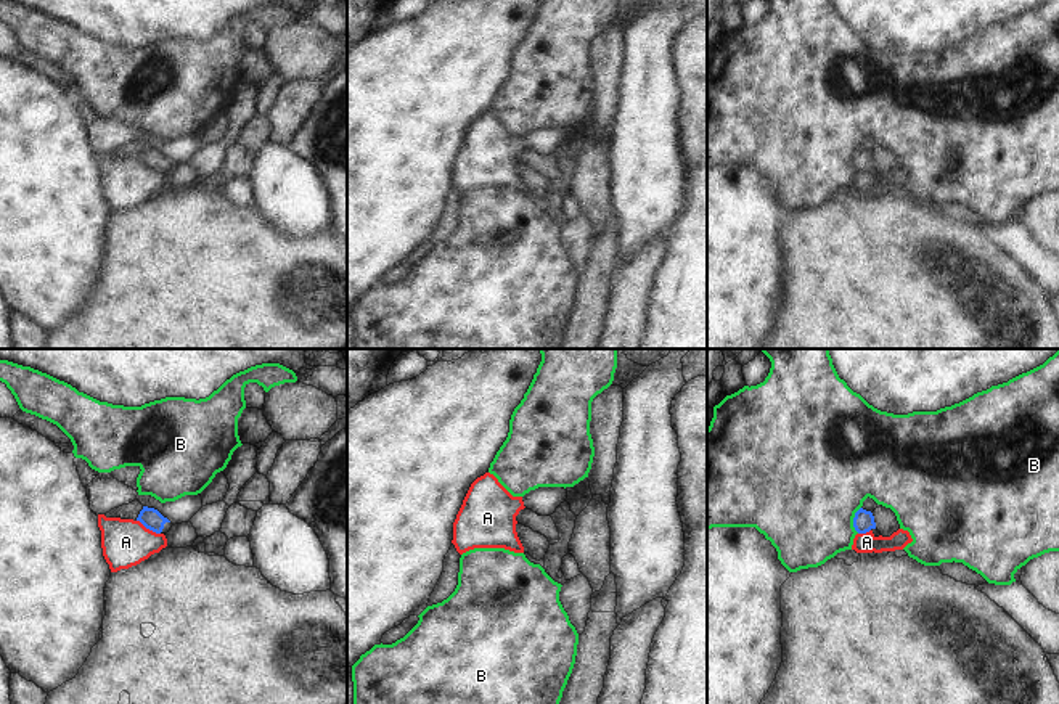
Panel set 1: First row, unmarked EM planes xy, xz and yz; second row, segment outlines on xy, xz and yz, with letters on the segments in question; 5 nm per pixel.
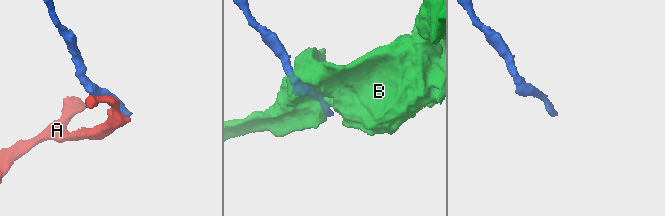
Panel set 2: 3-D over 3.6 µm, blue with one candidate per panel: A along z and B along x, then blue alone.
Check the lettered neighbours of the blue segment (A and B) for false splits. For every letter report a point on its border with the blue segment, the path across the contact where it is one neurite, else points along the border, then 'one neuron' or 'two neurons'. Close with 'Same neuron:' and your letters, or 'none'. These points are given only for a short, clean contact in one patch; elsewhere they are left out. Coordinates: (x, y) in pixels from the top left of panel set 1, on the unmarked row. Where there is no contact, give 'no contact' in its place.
A: meets blue in xy at (148, 167); two neurons
B: meets blue in yz at (854, 159); two neurons
Same neuron: none

